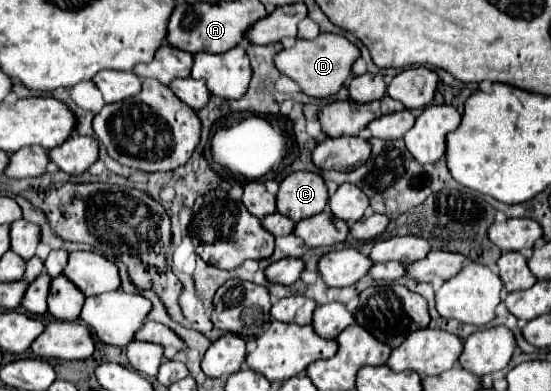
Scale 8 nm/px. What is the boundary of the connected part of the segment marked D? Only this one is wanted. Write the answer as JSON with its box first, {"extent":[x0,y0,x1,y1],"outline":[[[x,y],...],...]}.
{"extent":[274,33,360,99],"outline":[[[320,33],[316,39],[310,41],[296,39],[296,43],[290,49],[282,49],[274,57],[274,61],[280,73],[294,79],[306,95],[316,99],[326,99],[326,97],[334,97],[342,89],[344,81],[352,75],[352,65],[358,57],[360,57],[360,49],[346,37],[336,33]]]}

